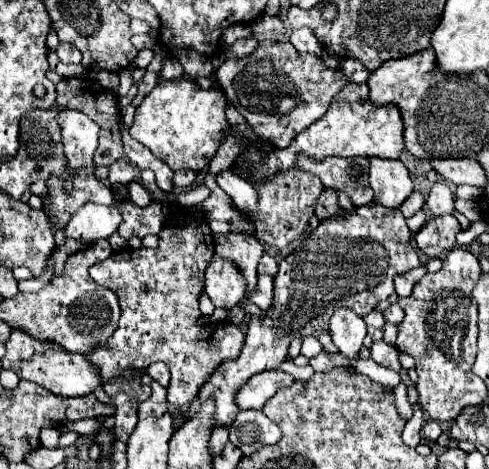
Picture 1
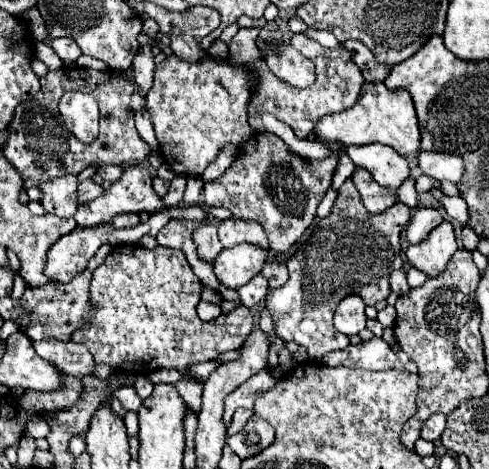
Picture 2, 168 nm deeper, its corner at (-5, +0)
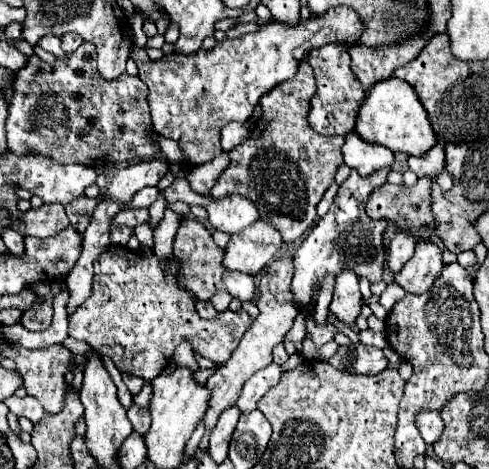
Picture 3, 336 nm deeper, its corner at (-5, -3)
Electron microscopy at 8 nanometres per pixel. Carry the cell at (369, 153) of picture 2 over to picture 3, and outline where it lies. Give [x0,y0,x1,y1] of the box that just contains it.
[343,132,395,176]

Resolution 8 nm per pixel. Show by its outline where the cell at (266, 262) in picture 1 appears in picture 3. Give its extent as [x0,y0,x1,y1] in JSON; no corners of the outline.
[199,256,299,450]

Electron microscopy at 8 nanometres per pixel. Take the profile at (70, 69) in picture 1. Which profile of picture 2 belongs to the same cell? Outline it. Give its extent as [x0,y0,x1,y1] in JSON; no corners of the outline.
[35,43,63,69]

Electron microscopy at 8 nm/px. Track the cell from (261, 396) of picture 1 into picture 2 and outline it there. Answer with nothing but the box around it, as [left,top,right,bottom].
[223,367,281,425]

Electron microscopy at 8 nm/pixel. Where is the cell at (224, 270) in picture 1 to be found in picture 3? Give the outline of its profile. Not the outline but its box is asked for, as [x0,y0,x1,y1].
[223,218,281,276]

